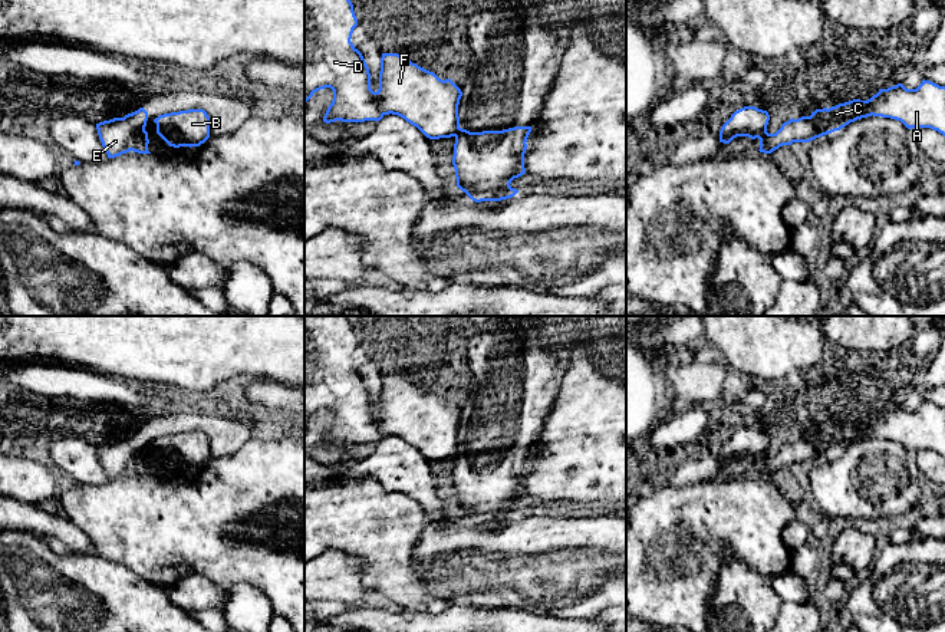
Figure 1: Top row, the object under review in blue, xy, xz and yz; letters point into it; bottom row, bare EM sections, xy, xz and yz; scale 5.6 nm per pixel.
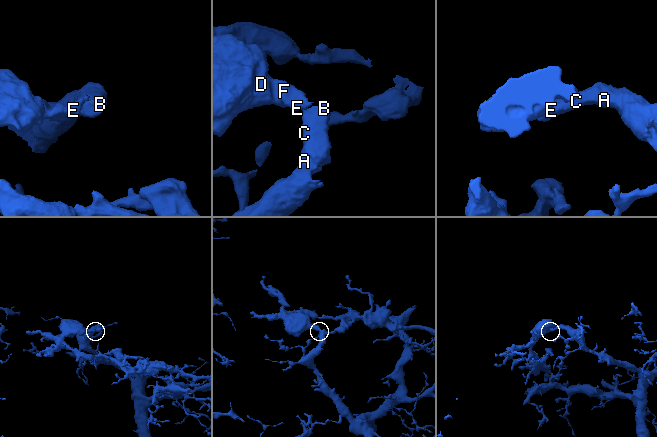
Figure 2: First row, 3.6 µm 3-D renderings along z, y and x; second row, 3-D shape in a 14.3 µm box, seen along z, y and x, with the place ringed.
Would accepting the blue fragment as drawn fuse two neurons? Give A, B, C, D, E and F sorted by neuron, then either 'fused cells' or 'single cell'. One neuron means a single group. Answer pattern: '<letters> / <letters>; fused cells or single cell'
A B C / D E F; fused cells

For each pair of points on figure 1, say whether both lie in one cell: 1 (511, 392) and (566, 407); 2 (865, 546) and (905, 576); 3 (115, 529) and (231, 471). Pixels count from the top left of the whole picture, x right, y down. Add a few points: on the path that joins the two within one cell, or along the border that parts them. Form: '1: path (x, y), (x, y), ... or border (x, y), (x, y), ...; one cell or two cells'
1: border (563, 371), (555, 404), (539, 434); two cells
2: border (878, 543), (869, 566); two cells
3: path (144, 526), (177, 526), (203, 500); one cell

